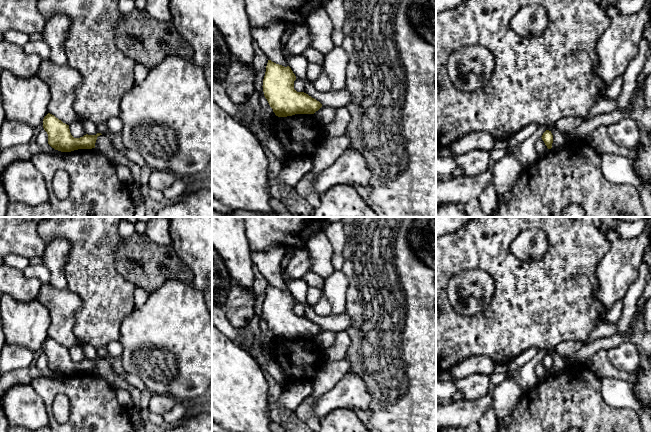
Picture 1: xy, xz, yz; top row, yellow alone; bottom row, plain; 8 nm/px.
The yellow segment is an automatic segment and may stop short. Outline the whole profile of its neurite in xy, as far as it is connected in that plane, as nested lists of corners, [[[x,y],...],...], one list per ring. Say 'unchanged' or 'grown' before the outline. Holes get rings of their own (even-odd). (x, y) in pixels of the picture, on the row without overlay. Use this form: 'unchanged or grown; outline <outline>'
unchanged; outline [[[50,337],[43,343],[43,352],[48,358],[48,368],[61,376],[95,372],[97,361],[102,359],[101,357],[86,358],[83,361],[74,362],[70,357],[69,349]]]

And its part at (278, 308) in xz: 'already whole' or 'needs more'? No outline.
already whole

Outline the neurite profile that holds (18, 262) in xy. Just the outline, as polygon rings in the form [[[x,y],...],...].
[[[6,255],[4,258],[4,264],[23,271],[29,265],[29,258],[16,256],[16,255]]]

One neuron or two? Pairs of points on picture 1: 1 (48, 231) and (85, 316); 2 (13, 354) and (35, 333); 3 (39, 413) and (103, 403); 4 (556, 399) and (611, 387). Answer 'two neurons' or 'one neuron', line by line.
1: one neuron
2: two neurons
3: two neurons
4: two neurons

